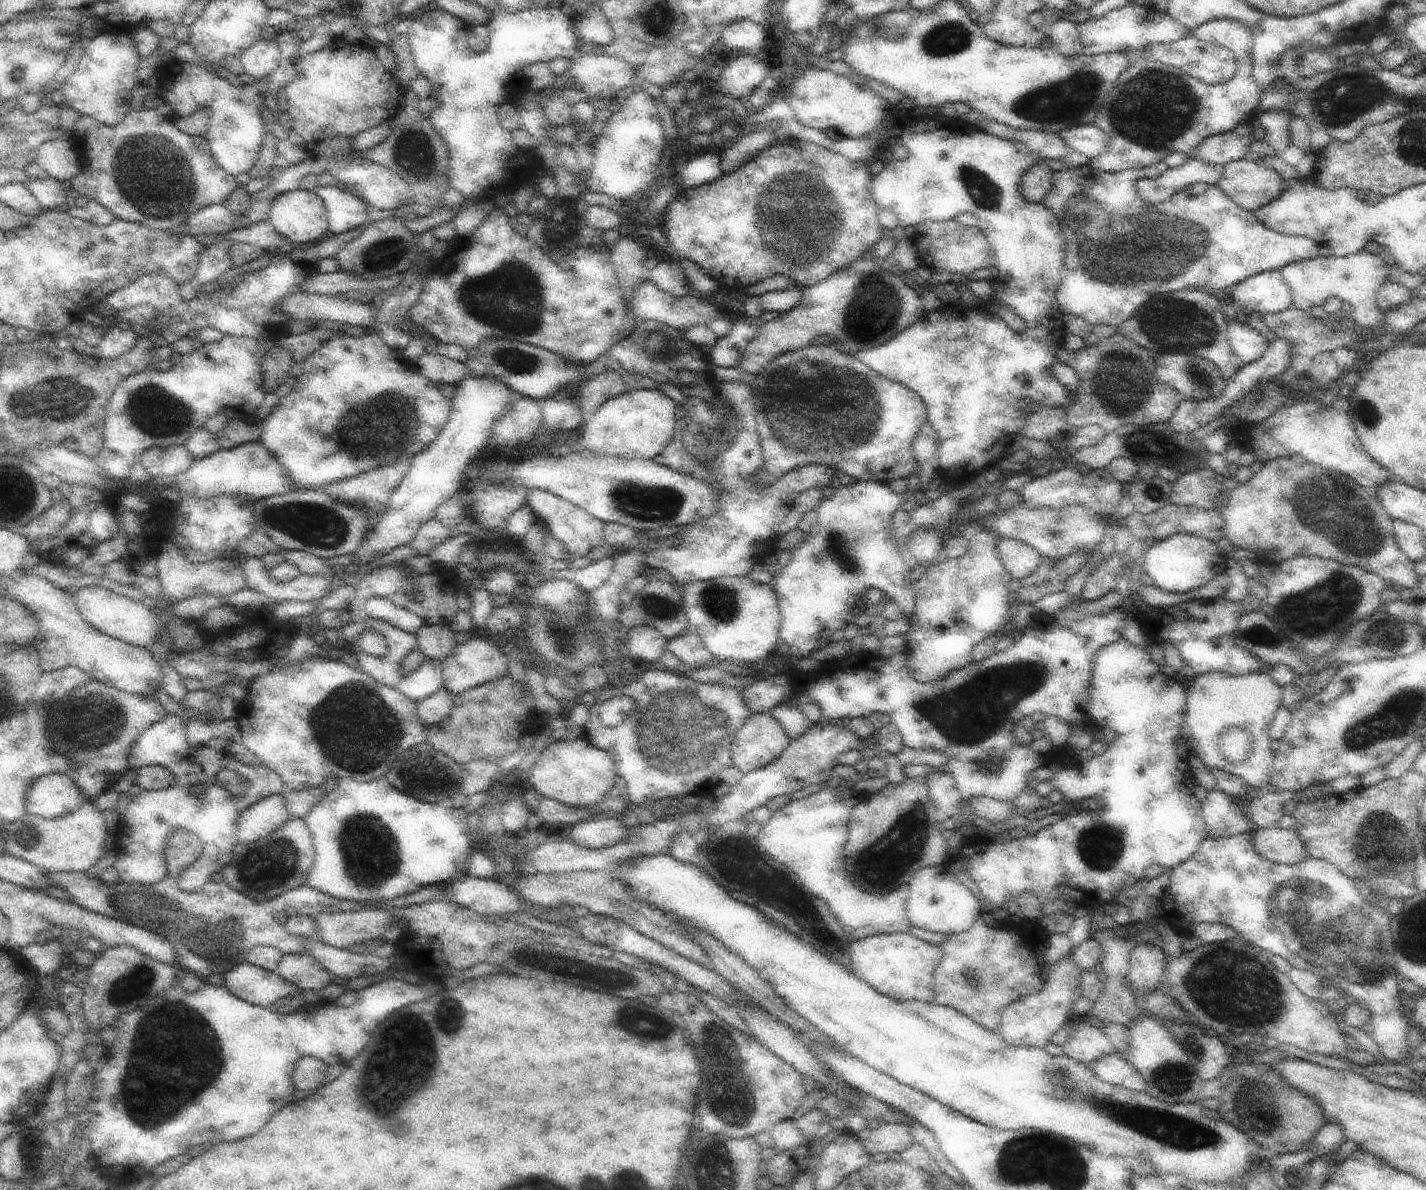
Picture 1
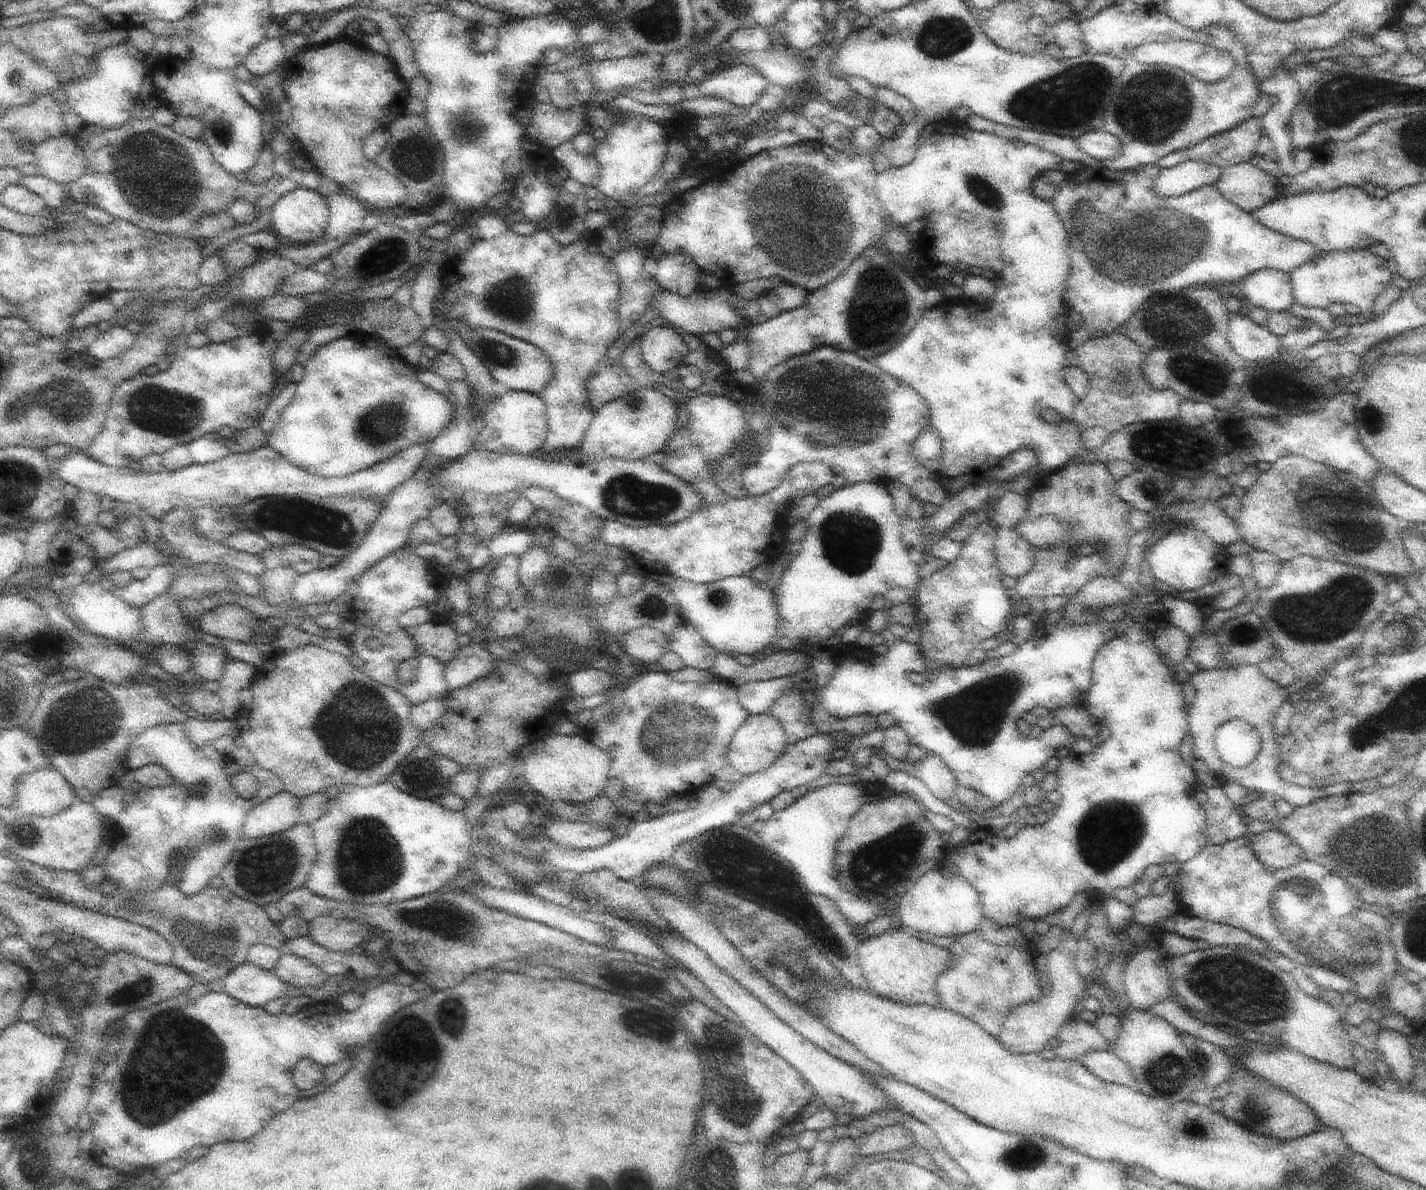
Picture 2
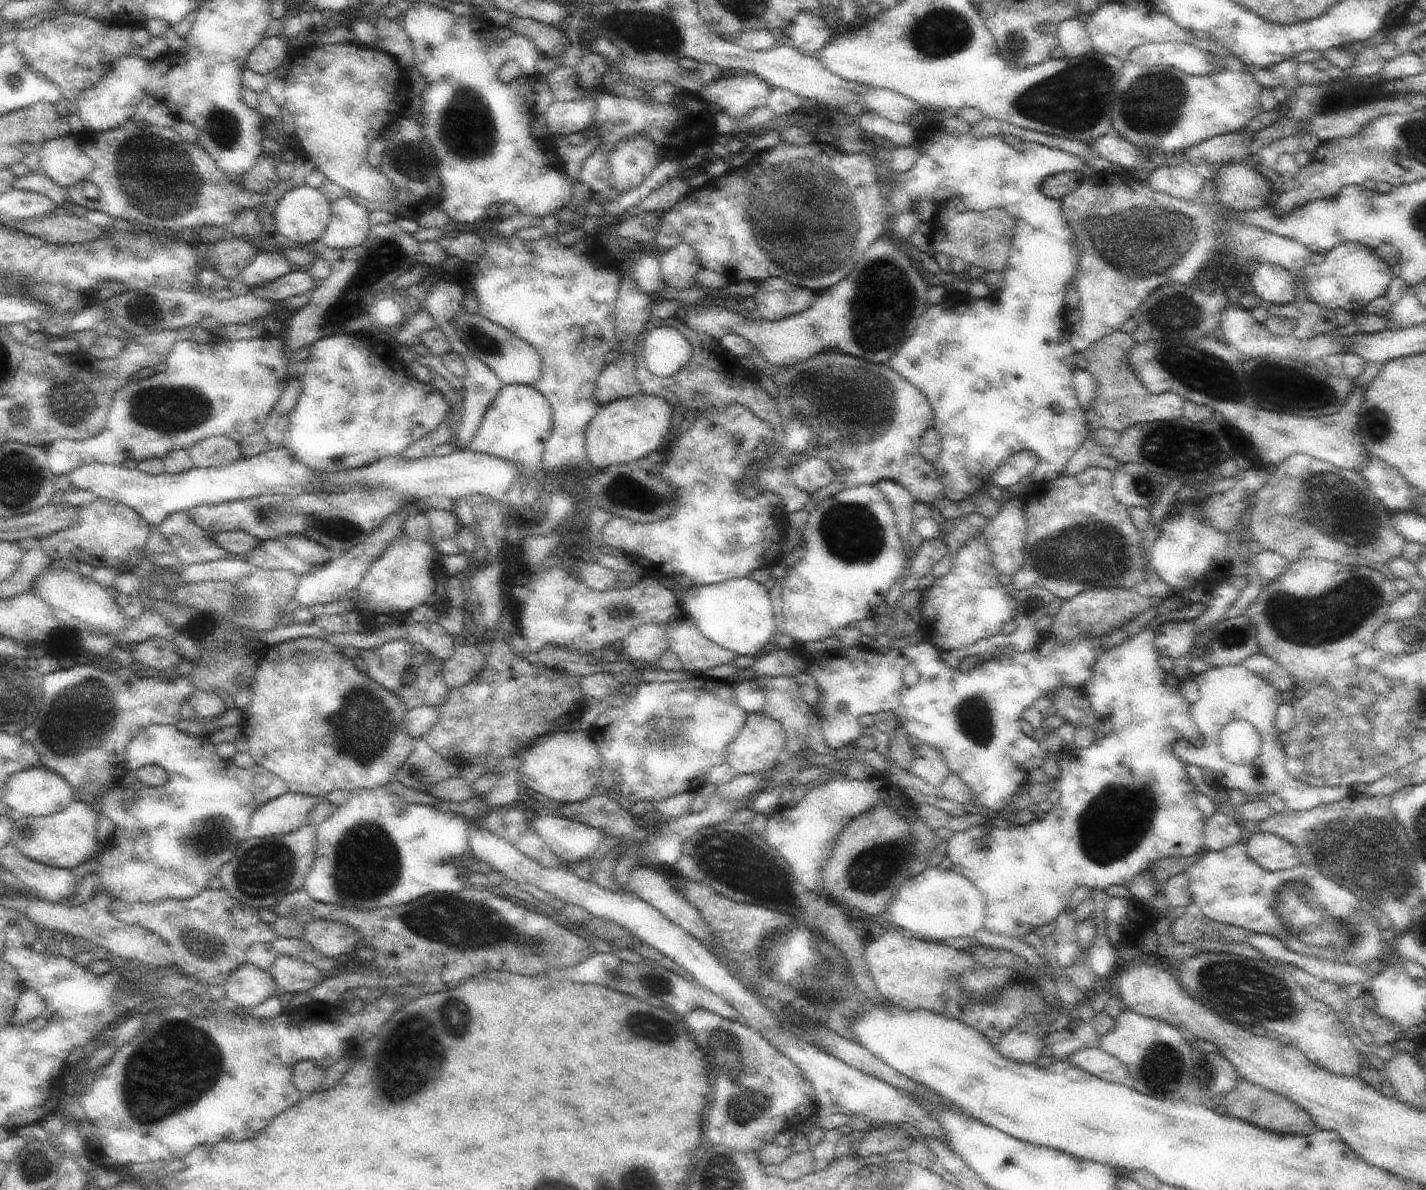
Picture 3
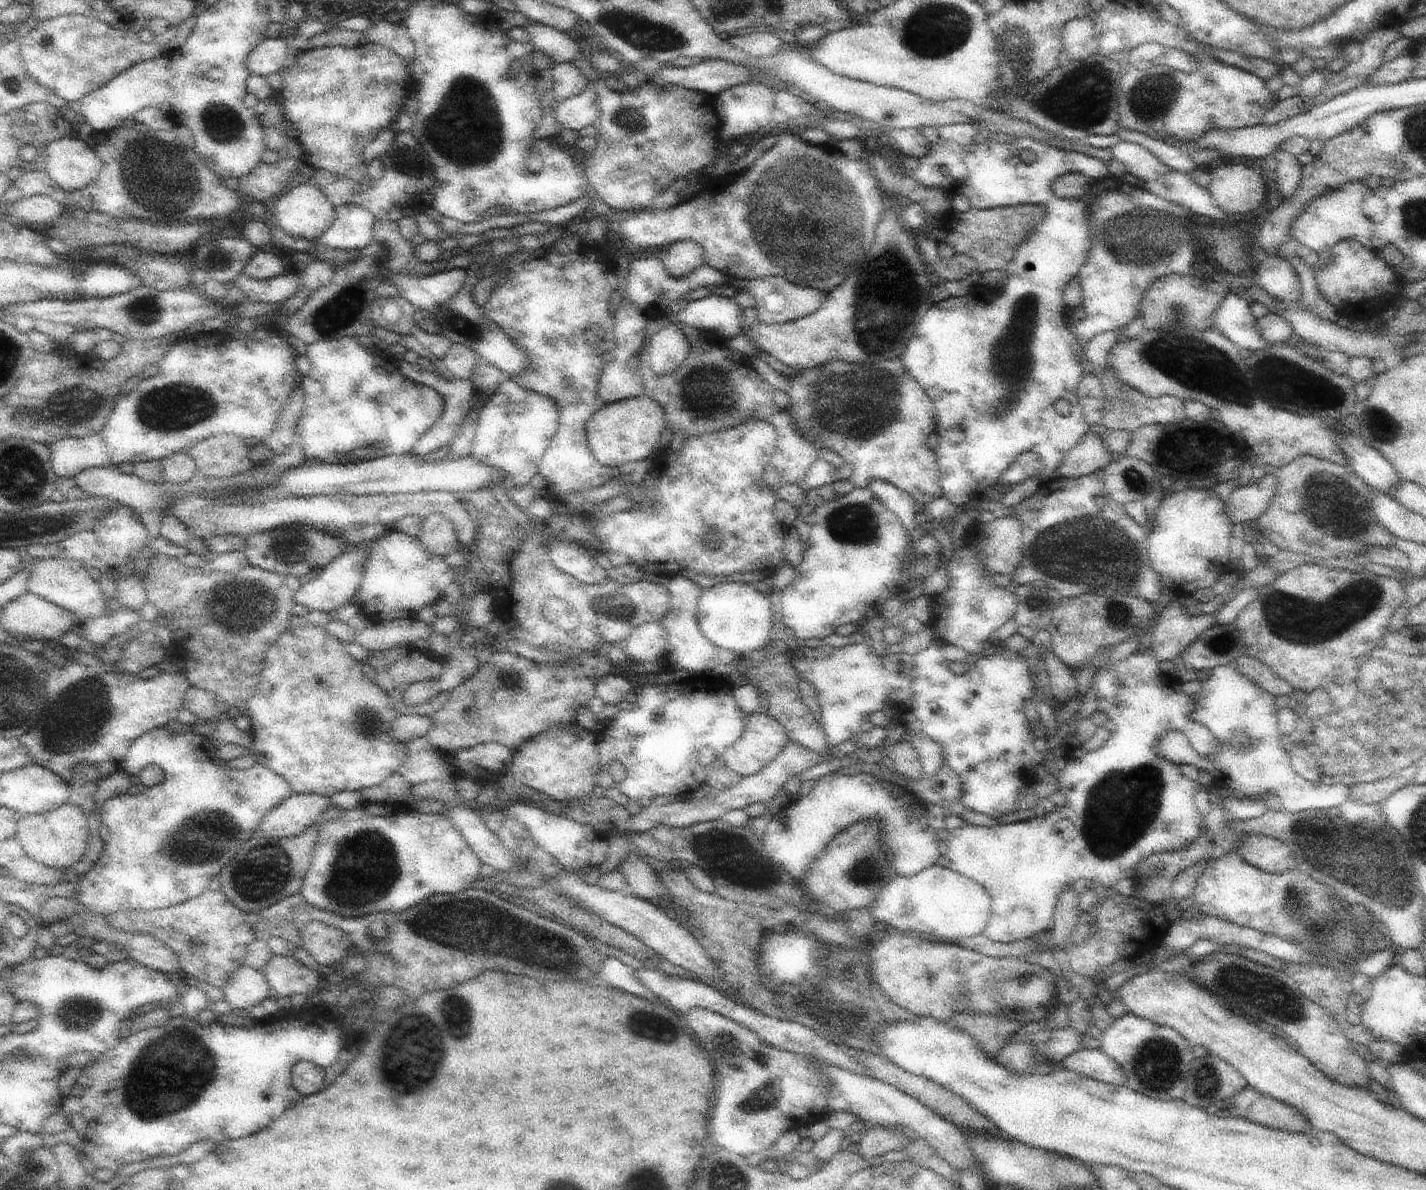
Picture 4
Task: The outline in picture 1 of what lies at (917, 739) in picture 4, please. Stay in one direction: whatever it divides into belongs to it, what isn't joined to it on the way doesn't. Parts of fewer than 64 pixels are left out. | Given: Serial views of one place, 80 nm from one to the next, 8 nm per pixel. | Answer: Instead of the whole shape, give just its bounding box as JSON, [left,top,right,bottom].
[924,767,962,818]

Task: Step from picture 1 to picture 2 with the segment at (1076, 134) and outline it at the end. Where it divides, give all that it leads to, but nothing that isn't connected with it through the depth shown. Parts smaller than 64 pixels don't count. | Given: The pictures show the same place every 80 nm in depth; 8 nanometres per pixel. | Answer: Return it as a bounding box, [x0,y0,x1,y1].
[1074,129,1124,161]

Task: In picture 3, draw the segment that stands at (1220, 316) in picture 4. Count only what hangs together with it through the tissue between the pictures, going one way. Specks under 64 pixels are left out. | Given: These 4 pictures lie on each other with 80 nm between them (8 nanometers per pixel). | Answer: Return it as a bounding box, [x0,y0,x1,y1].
[1220,304,1345,362]

